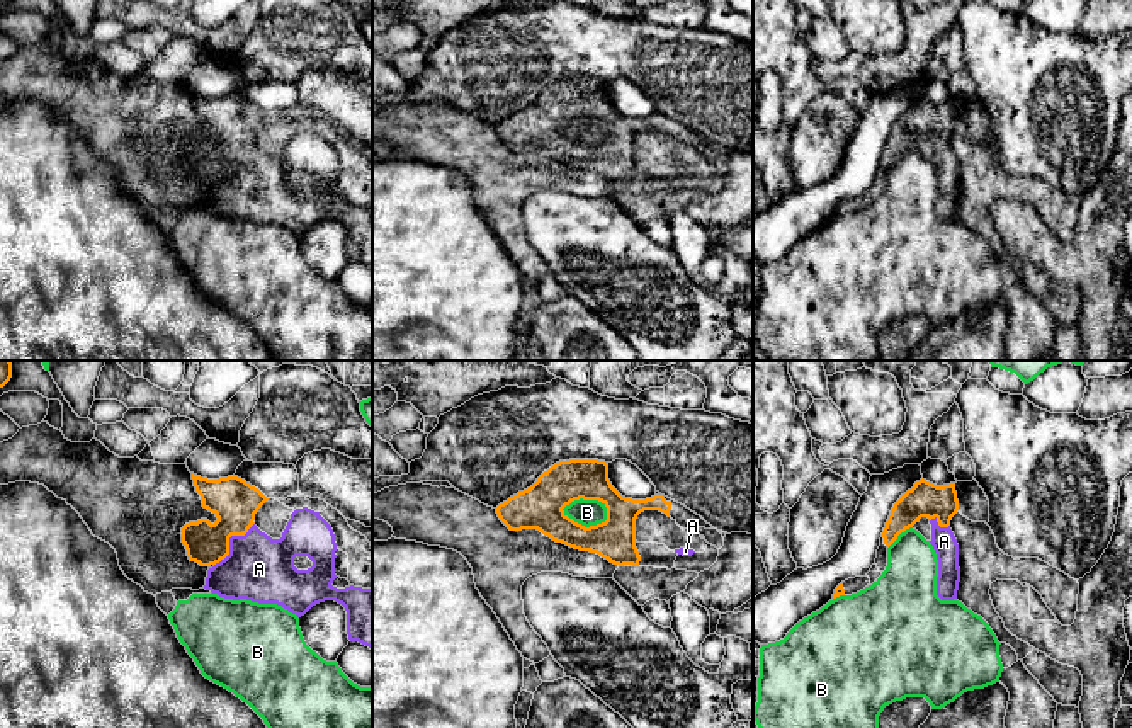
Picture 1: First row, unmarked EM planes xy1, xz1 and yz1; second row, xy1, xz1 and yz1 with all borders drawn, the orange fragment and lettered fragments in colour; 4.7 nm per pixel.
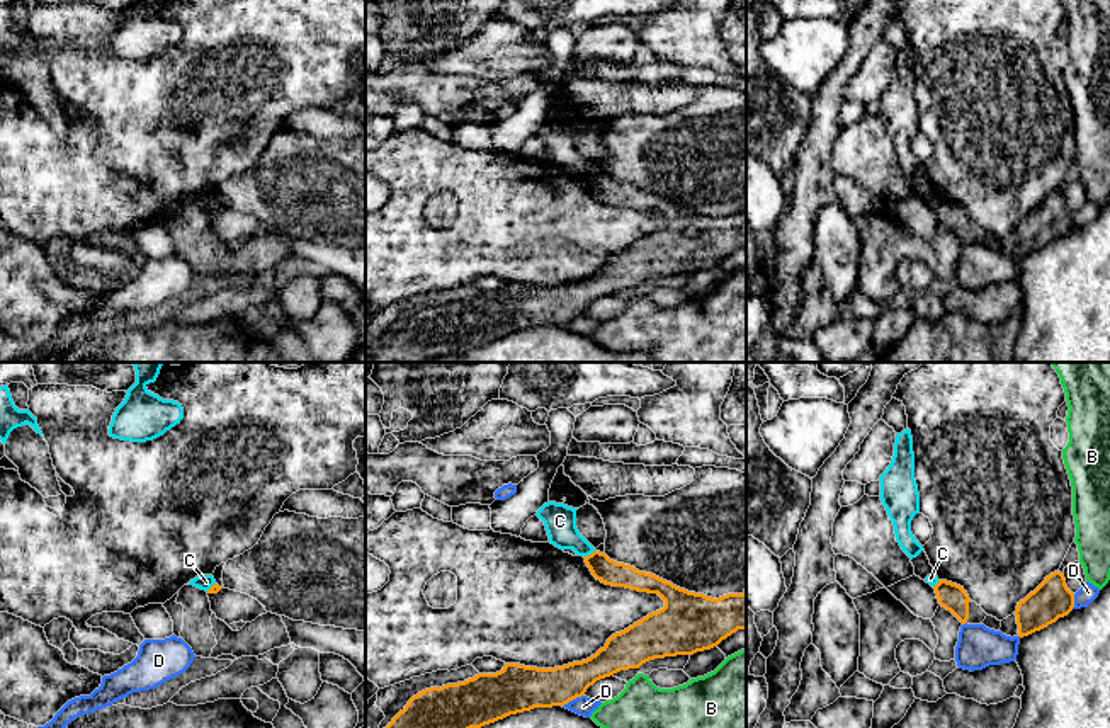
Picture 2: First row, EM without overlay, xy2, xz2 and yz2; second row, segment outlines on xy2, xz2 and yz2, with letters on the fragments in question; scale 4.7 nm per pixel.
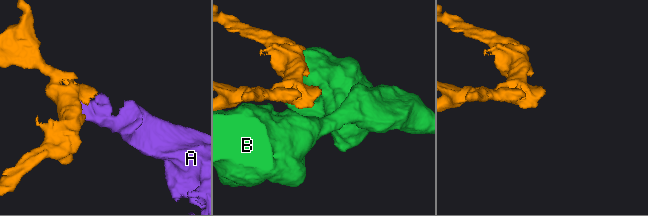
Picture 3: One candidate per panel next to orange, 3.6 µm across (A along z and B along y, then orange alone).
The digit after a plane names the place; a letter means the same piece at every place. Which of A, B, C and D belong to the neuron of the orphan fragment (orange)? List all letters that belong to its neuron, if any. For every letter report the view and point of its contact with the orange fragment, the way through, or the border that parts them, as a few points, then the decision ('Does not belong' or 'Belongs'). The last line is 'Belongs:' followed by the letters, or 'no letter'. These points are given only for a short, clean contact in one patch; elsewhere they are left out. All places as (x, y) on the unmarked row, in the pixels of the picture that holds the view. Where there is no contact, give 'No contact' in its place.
A: Touches orange at xy1 (228, 159). Belongs
B: Touches orange at xz1 (583, 145). Does not belong
C: Touches orange at xz2 (588, 174). Boundary: xz2 (595, 169), (583, 176). Does not belong
D: Touches orange at xz2 (573, 317). Does not belong
Belongs: A

